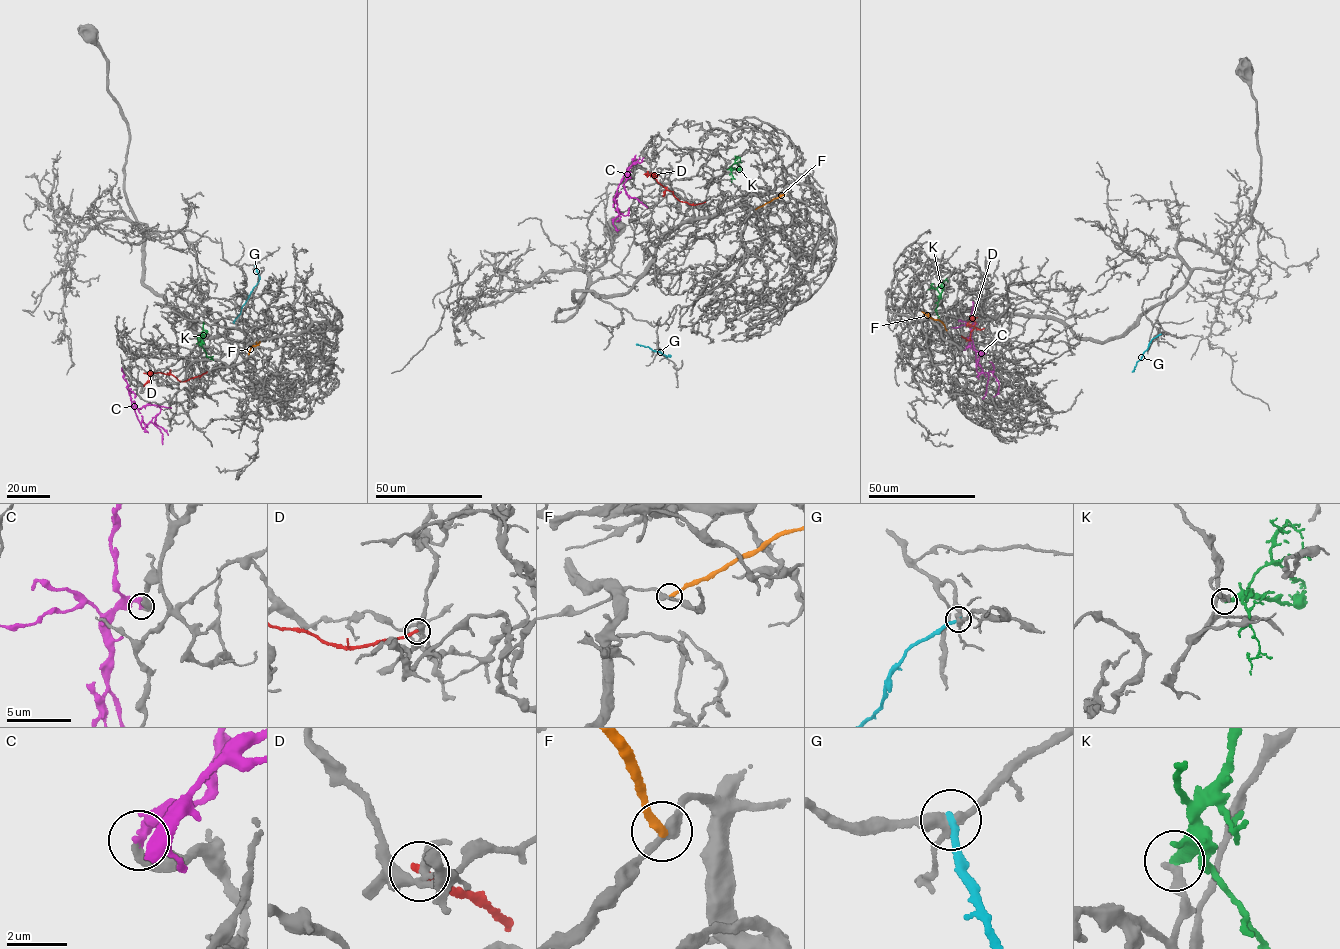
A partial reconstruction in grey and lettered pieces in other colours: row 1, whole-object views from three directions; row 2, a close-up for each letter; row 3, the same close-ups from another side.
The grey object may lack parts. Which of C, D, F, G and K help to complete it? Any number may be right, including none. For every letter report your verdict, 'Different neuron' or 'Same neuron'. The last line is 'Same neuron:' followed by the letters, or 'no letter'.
C: Same neuron
D: Different neuron
F: Different neuron
G: Different neuron
K: Different neuron
Same neuron: C

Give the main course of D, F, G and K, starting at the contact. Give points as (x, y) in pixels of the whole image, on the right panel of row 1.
D: (961, 336), (971, 340), (974, 320), (968, 322), (970, 327)
F: (946, 330), (944, 324), (921, 311)
G: (1160, 334), (1152, 339), (1131, 372)
K: (941, 298), (937, 288), (947, 281)

